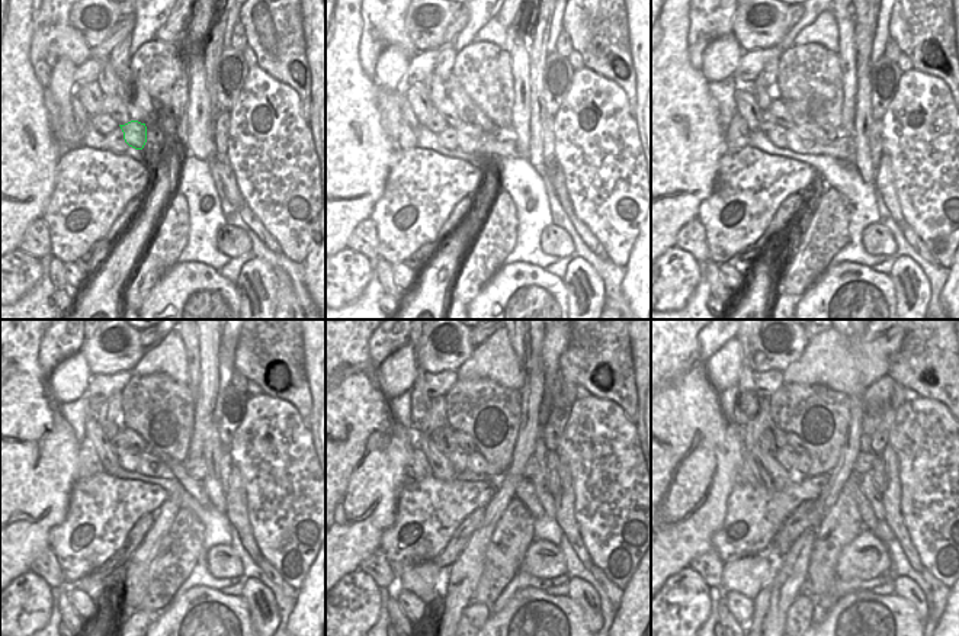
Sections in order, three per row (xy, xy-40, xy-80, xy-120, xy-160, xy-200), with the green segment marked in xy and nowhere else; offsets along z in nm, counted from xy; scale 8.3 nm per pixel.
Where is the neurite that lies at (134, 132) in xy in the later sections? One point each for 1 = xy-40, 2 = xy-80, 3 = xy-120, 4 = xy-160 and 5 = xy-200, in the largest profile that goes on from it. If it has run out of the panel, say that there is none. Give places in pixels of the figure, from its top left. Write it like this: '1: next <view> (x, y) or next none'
1: next xy-40 (471, 140)
2: next xy-80 (801, 141)
3: next xy-120 (148, 465)
4: next xy-160 (475, 463)
5: next xy-200 (804, 463)

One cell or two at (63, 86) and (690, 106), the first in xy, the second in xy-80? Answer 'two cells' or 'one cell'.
two cells

